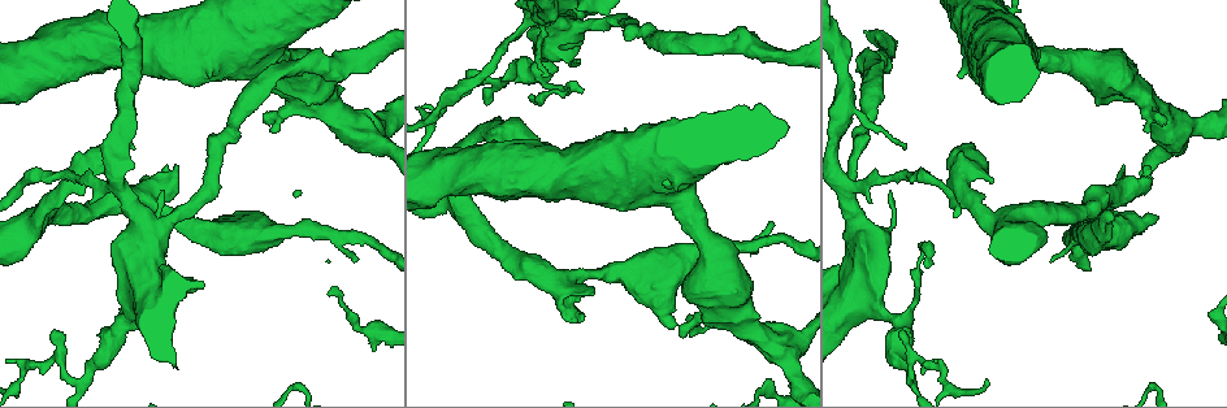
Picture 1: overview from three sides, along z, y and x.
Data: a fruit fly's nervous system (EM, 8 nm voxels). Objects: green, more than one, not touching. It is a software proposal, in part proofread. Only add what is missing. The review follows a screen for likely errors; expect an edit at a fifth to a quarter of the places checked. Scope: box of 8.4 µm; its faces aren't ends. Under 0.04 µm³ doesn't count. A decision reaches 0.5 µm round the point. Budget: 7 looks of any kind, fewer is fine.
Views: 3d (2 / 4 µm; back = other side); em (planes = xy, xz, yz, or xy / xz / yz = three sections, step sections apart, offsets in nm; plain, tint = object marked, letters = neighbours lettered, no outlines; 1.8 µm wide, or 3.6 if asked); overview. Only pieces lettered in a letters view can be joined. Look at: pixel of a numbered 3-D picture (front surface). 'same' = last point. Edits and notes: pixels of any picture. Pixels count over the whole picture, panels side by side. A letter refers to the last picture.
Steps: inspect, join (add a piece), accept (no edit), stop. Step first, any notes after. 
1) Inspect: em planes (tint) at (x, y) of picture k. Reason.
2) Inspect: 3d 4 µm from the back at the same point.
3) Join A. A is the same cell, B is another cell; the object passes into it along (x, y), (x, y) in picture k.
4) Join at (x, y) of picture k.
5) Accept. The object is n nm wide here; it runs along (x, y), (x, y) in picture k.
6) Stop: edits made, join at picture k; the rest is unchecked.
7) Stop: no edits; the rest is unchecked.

Inspect: 3d 4 µm at (176, 168) of picture 1. Free end.

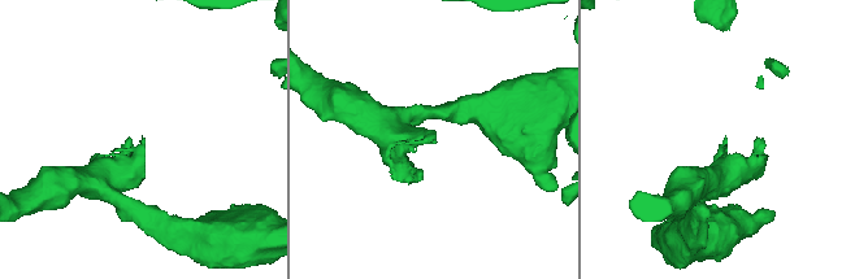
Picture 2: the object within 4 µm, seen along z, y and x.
Inspect: em planes (letters) at (143, 139) of picture 2. Need the tissue.

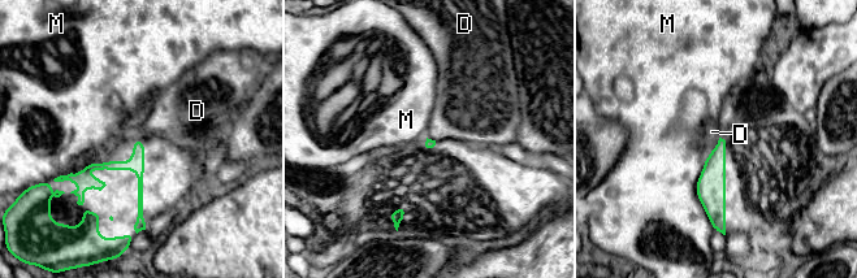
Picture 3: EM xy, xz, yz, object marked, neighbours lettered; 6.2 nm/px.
Accept. D and M are other cells; a border runs along (719, 138), (713, 148) in picture 3; no lettered piece goes on from it.

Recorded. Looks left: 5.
Inspect: 3d 4 µm from the back at (136, 298) of picture 1. Thin arm on a thick one.

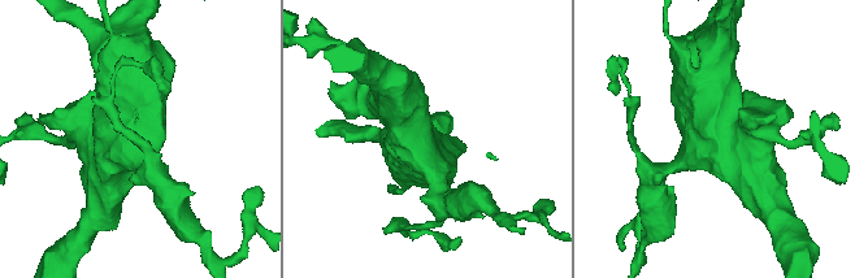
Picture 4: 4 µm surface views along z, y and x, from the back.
Inspect: em 3.6 µm planes (plain) at (698, 146) of picture 4.

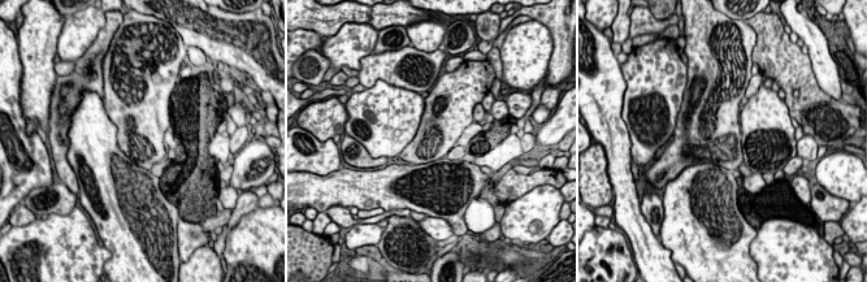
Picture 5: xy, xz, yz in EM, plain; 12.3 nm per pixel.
Inspect: em 3.6 µm planes (letters) at the same point. See the neighbours.

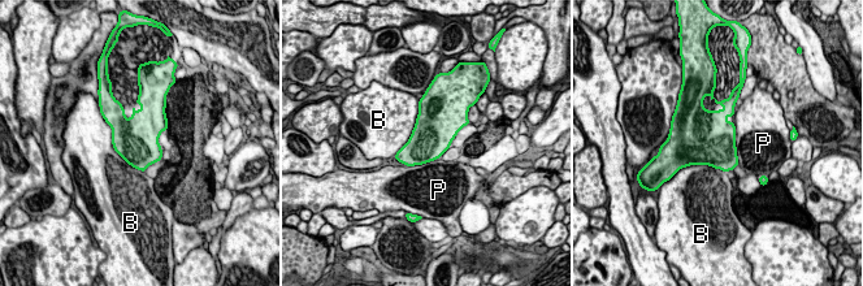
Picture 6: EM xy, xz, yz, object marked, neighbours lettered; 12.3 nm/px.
Accept. B and P are other cells; a border runs along (733, 122), (736, 155), (740, 164) in picture 6; no lettered piece goes on from it.

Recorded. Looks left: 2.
Inspect: em planes (letters) at (899, 335) of picture 1. Thin end.

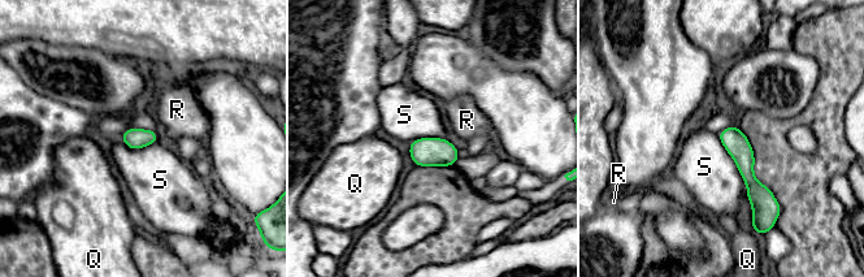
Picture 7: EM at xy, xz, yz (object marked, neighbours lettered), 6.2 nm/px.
Accept. Q, R and S are other cells; a border runs along (716, 134), (734, 161), (745, 184) in picture 7; none of them fits.

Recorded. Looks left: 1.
Stop: no edits; the rest is unchecked.

